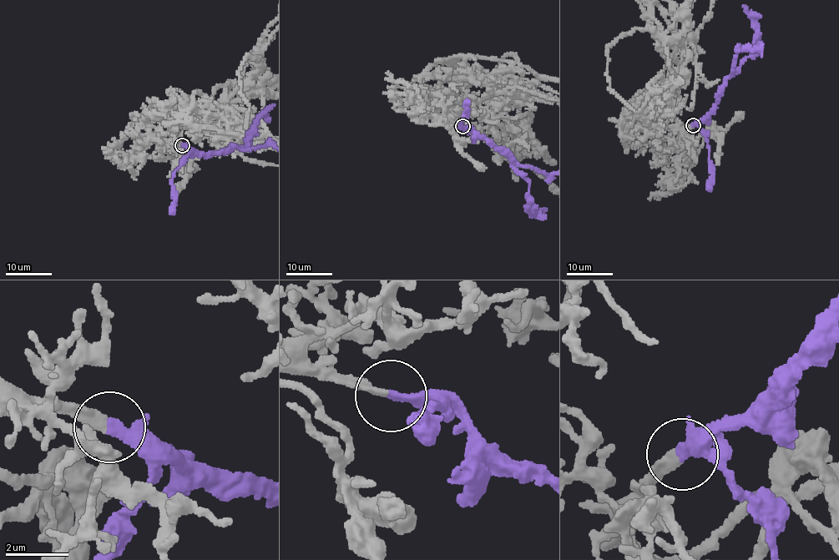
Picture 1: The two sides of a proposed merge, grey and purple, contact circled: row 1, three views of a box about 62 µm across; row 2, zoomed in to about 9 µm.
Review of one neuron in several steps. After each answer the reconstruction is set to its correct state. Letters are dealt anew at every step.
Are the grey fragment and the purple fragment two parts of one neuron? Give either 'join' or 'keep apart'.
join

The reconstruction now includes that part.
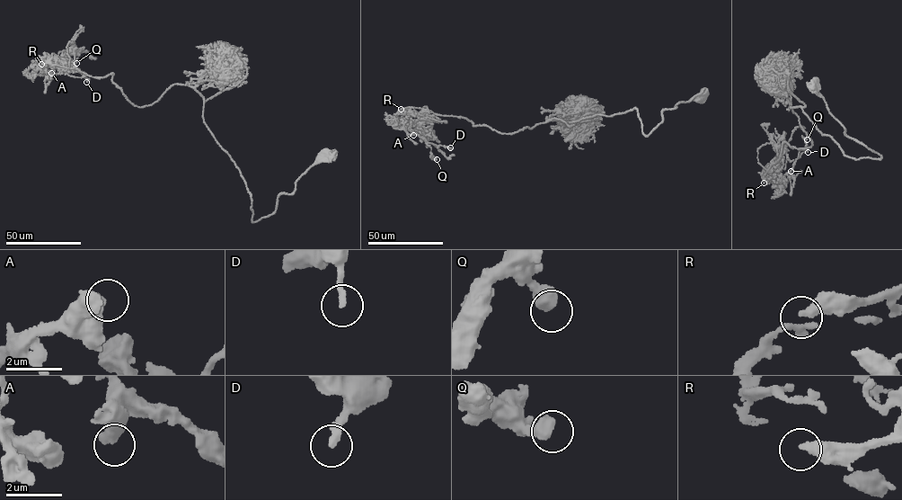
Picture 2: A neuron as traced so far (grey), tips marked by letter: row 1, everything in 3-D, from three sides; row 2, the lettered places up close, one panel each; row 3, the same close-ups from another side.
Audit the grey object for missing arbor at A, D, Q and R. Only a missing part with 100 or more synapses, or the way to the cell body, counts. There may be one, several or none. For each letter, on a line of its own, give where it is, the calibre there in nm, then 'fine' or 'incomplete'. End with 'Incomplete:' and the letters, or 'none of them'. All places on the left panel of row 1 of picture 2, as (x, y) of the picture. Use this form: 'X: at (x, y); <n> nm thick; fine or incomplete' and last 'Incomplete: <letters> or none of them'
A: at (51, 73); 650 nm thick; fine
D: at (86, 82); 220 nm thick; fine
Q: at (76, 63); 500 nm thick; fine
R: at (41, 64); 360 nm thick; incomplete
Incomplete: R

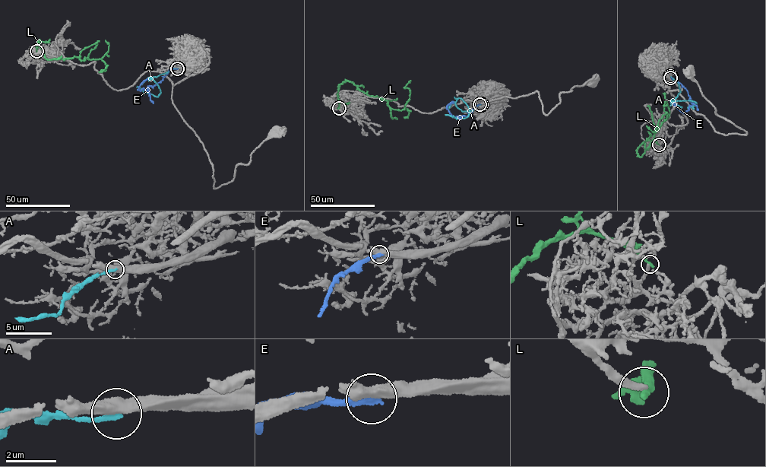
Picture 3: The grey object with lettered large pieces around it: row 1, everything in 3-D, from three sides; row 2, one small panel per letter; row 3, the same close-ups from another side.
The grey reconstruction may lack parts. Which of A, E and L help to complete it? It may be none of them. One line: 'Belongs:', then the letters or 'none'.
Belongs: none

